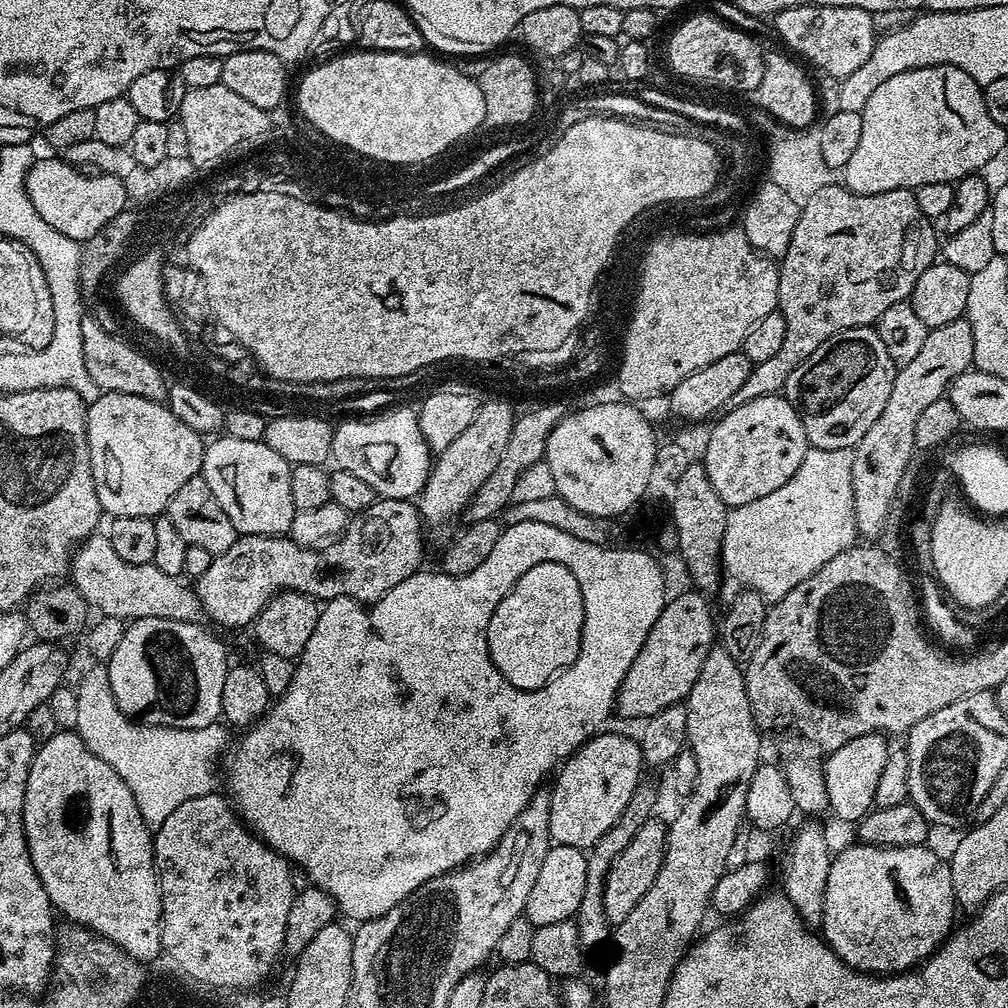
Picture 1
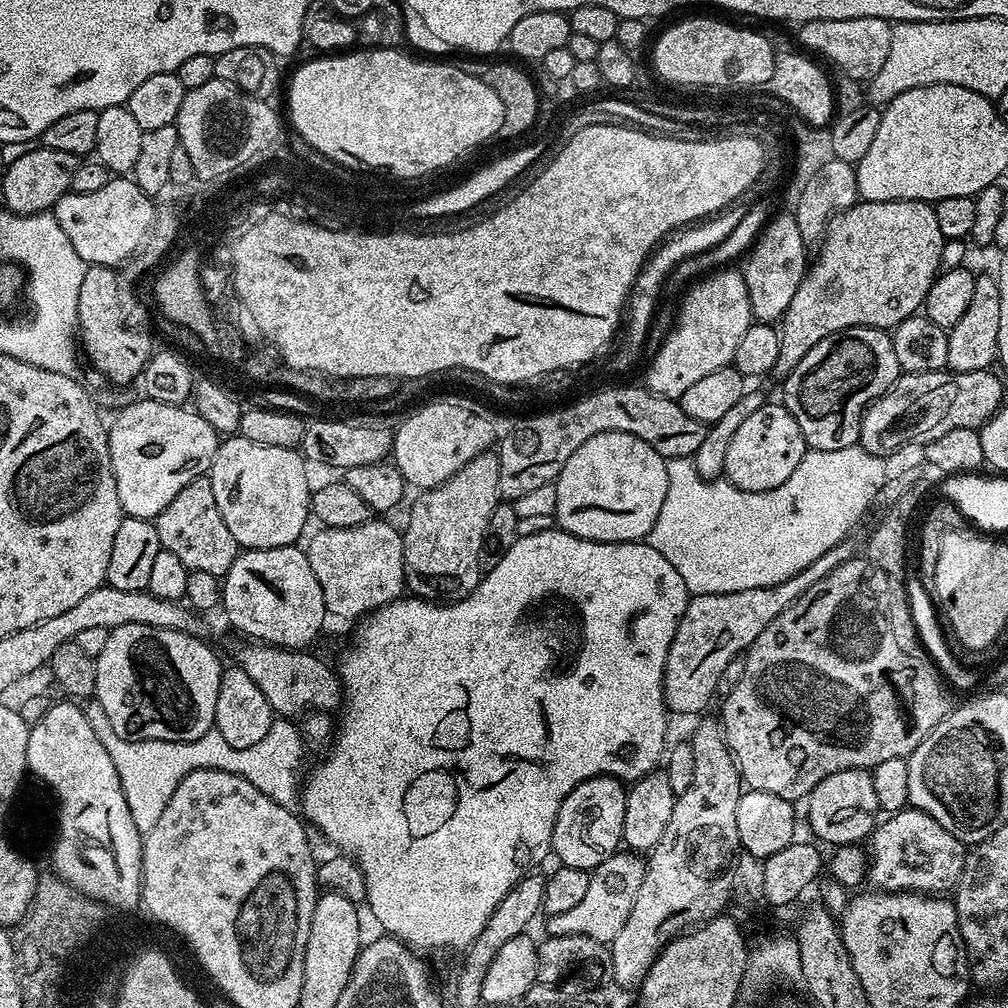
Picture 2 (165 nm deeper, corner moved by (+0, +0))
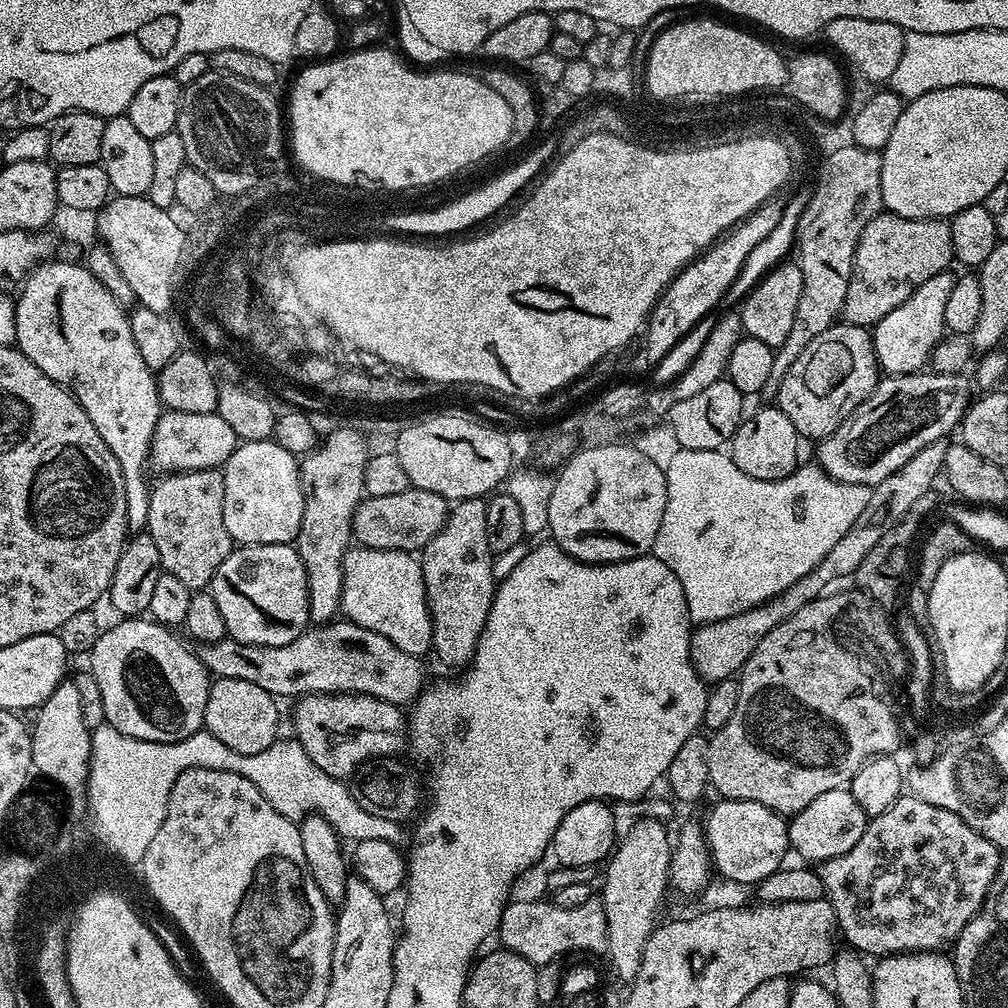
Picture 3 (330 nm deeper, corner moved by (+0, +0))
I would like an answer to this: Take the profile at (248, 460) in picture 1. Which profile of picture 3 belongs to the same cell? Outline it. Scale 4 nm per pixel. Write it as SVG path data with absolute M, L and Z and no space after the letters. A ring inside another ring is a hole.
M275 439L270 440L245 440L237 443L236 449L230 454L230 458L222 465L224 473L224 497L222 498L222 518L226 522L226 530L231 534L237 545L245 544L292 544L296 535L300 533L302 526L302 510L304 509L304 495L300 485L300 460L290 450L282 450Z

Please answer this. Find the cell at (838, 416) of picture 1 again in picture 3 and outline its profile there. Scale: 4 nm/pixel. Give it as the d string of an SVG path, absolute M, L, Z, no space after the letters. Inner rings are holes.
M837 322L798 354L780 383L778 407L794 422L794 430L801 438L819 442L846 422L849 414L876 388L881 376L871 331L859 324Z

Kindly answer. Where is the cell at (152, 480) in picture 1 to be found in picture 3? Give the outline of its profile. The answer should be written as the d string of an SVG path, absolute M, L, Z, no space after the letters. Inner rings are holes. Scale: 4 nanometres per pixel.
M161 411L158 426L154 426L152 452L148 456L151 471L156 474L169 472L193 472L203 468L219 469L237 446L234 430L216 415L186 414L185 412Z

